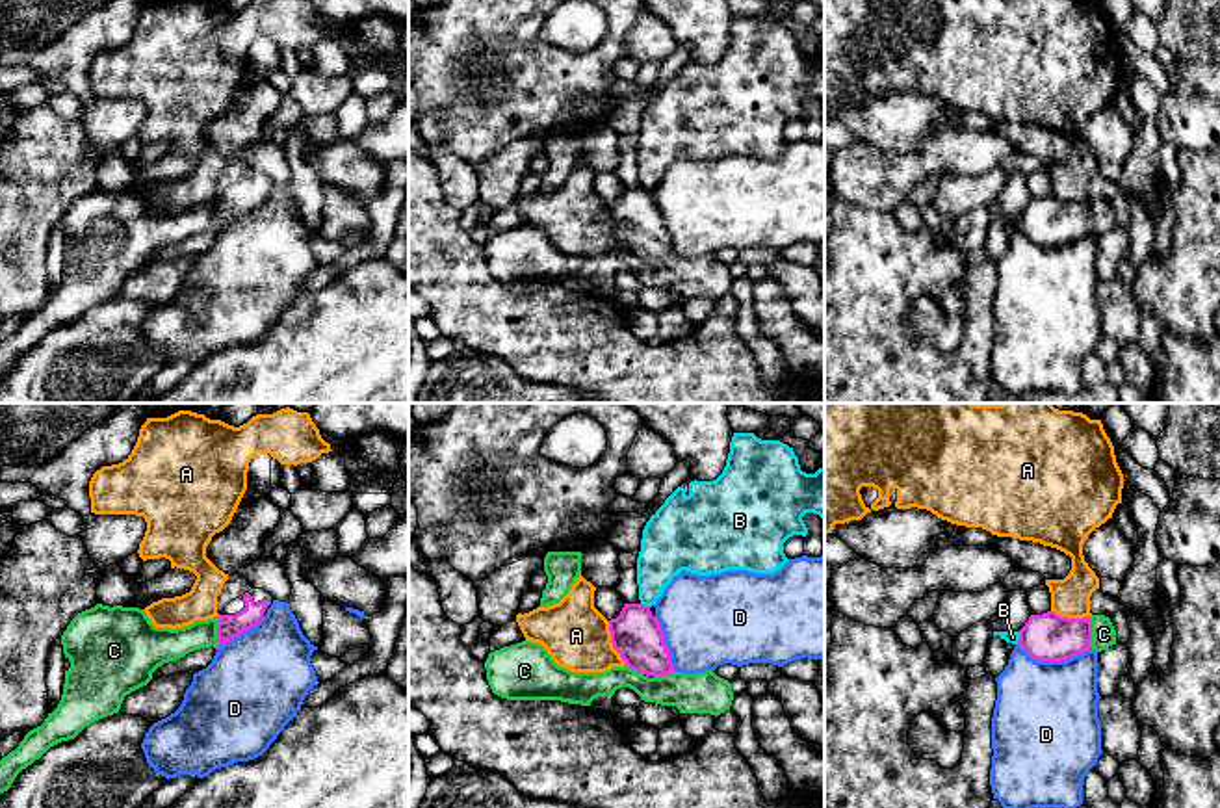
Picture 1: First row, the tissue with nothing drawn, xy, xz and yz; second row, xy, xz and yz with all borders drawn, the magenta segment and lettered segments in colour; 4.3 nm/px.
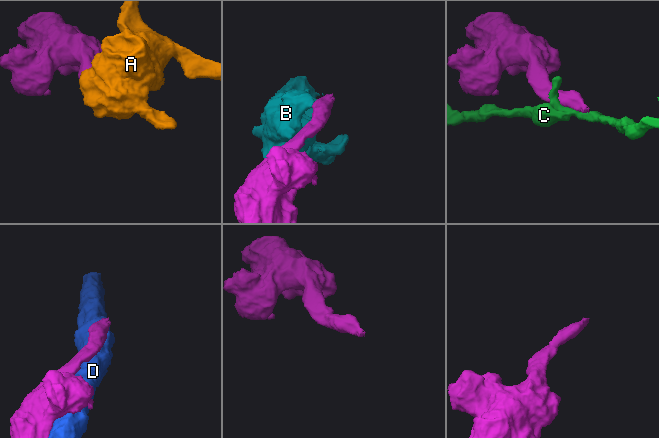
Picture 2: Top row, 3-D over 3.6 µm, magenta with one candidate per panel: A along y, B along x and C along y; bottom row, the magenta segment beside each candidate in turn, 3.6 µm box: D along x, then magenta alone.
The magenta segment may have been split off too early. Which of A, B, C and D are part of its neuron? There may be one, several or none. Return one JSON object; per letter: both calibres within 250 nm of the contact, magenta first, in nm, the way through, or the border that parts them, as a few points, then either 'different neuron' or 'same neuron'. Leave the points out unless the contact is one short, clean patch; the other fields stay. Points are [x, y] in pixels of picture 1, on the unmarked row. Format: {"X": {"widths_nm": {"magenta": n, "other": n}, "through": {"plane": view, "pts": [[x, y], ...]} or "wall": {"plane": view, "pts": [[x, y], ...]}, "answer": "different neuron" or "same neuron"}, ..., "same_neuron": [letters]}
{"A": {"widths_nm": {"magenta": 220, "other": 280}, "wall": {"plane": "xz", "pts": [[606, 205], [611, 216], [611, 231], [626, 249]]}, "answer": "different neuron"}, "B": {"widths_nm": {"magenta": 200, "other": 50}, "wall": {"plane": "yz", "pts": [[1020, 216], [1016, 227]]}, "answer": "different neuron"}, "C": {"widths_nm": {"magenta": 110, "other": 160}, "answer": "different neuron"}, "D": {"widths_nm": {"magenta": 200, "other": 440}, "answer": "different neuron"}, "same_neuron": []}

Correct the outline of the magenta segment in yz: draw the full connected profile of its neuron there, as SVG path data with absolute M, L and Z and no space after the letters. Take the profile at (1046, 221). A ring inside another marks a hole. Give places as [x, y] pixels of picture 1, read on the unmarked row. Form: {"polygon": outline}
{"polygon": "M1055 195L1031 199L1018 223L1018 228L1038 245L1066 245L1090 234L1090 227L1090 201L1068 202Z"}

